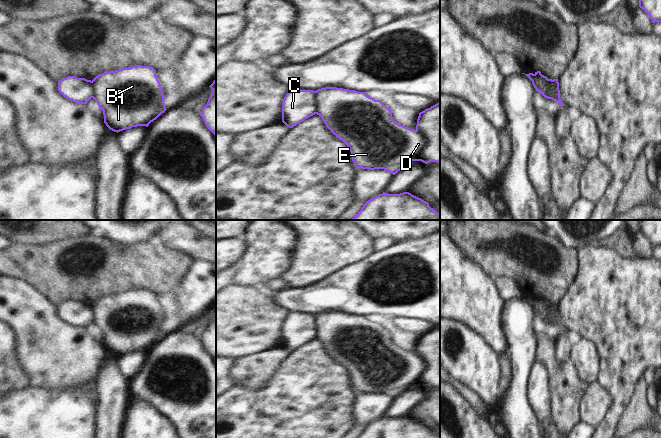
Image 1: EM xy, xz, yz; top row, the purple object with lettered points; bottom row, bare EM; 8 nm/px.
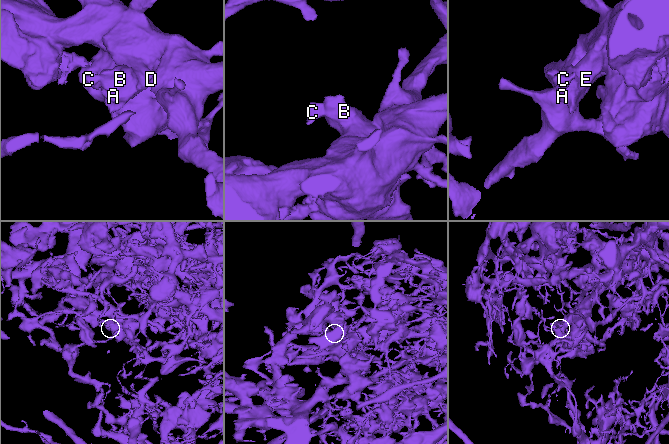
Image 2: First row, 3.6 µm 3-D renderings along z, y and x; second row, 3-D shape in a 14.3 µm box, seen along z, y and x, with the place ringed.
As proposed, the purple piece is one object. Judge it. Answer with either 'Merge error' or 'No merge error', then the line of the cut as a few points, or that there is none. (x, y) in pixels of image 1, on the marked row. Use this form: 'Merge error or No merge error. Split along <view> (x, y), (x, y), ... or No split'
Merge error. Split along yz (550, 86), (555, 90), (556, 100)

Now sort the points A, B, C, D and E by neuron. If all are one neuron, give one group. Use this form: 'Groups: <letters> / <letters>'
Groups: A B D E / C

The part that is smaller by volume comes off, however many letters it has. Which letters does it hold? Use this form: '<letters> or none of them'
C

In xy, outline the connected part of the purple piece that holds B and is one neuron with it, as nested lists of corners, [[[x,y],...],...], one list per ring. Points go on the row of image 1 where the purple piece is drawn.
[[[137,65],[104,72],[92,80],[92,85],[93,99],[103,111],[104,123],[114,132],[118,133],[137,126],[148,127],[167,110],[156,70],[151,66]]]

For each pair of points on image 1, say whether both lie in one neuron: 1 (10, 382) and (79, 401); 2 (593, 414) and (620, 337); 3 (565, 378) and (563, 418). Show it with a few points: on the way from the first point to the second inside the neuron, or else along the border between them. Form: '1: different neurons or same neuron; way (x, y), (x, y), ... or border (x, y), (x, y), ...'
1: different neurons; border (30, 385), (10, 393)
2: different neurons; border (596, 381), (611, 397), (611, 405), (608, 410)
3: same neuron; way (563, 388), (563, 408)

